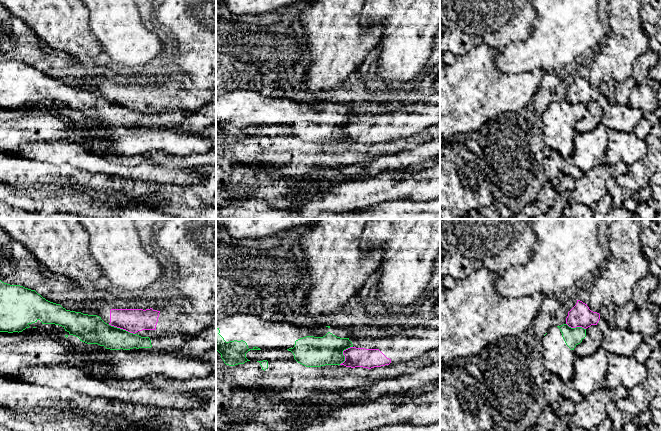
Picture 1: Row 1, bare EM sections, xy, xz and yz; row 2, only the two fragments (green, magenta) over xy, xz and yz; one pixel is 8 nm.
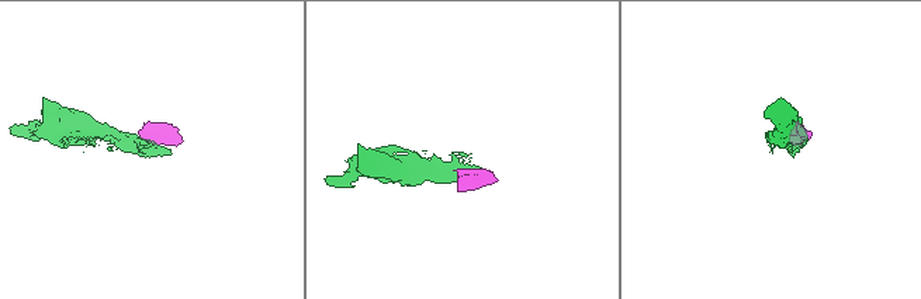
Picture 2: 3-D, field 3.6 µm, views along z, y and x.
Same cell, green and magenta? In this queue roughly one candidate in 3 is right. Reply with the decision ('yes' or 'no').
no

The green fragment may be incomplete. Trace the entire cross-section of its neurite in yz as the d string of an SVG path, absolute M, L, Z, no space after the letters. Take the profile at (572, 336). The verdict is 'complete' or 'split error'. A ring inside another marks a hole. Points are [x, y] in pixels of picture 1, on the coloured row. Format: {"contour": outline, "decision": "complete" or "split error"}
{"contour": "M567 324L549 328L542 337L543 364L551 373L560 377L564 383L568 383L574 376L574 361L576 354L574 348L586 337L586 329L582 327L571 328Z", "decision": "split error"}

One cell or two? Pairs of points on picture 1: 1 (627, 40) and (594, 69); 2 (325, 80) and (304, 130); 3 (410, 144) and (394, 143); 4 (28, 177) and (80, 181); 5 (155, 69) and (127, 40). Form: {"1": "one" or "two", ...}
{"1": "one", "2": "two", "3": "one", "4": "one", "5": "two"}

